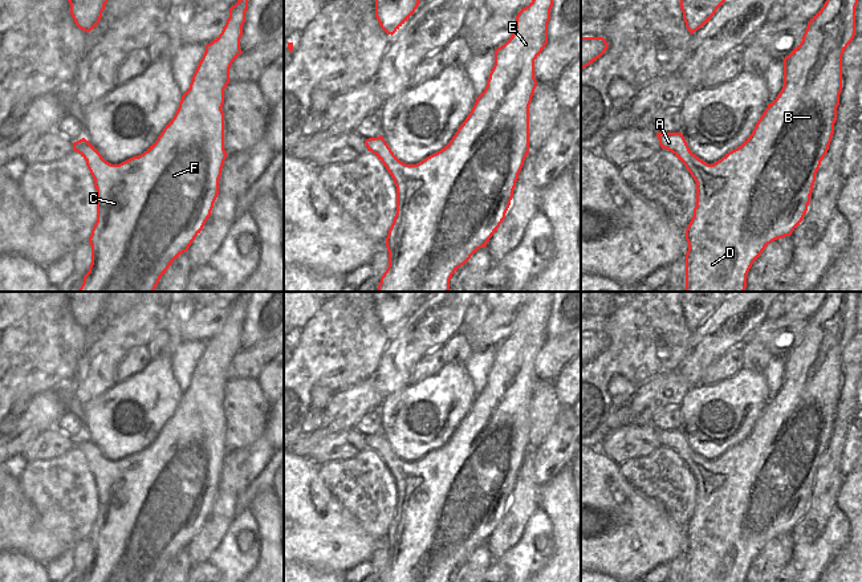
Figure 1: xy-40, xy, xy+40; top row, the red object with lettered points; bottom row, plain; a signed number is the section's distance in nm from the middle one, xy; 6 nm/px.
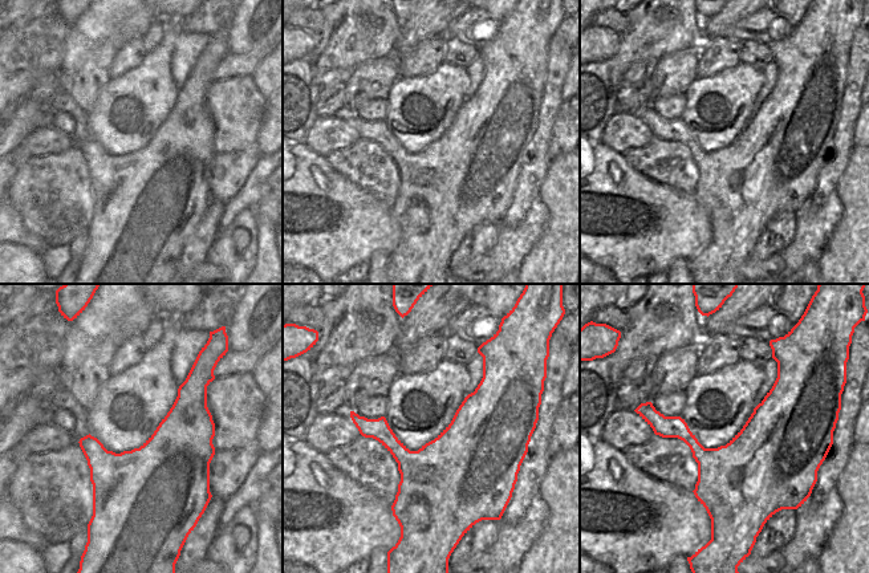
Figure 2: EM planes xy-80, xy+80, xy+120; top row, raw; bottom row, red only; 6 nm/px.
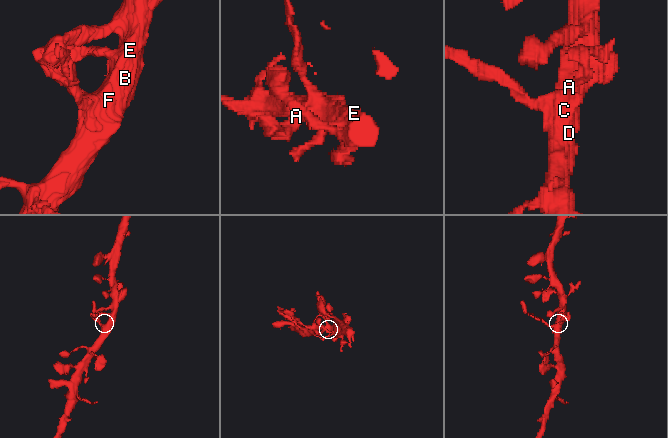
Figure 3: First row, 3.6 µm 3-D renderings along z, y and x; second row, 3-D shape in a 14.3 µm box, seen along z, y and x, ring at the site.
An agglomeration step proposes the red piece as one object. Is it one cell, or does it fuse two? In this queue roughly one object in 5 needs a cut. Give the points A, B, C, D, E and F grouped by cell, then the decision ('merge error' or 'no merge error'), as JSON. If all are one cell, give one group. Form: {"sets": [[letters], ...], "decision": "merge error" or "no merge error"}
{"sets": [["A", "B", "C", "D", "E", "F"]], "decision": "no merge error"}

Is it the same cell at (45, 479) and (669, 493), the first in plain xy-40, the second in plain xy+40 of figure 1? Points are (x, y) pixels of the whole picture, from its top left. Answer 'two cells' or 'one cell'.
one cell

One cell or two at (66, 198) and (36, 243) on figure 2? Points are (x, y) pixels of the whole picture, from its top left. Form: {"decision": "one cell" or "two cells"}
{"decision": "two cells"}

